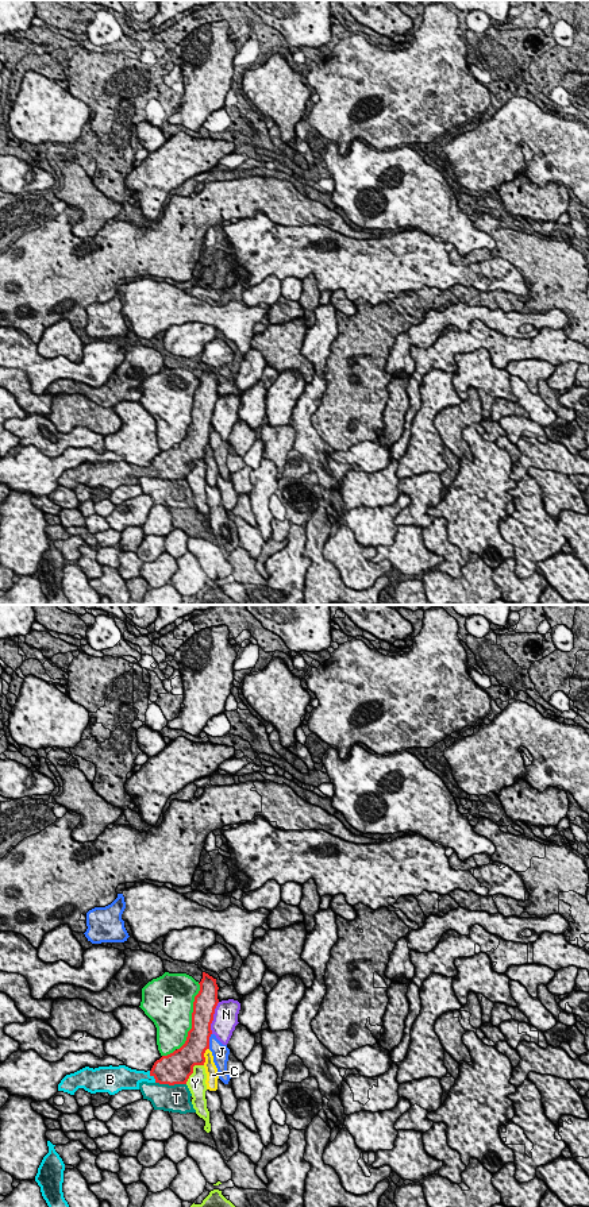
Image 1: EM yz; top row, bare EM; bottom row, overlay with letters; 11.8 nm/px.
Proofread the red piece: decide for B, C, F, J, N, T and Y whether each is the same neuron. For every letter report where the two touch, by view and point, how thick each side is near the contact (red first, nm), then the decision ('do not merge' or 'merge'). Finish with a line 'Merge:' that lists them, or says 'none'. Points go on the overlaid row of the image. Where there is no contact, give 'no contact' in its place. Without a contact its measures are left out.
B: yz (151, 1075) | 360/220 nm | merge
C: yz (203, 1056) | 300/140 nm | do not merge
F: yz (192, 1017) | 280/480 nm | do not merge
J: yz (208, 1041) | 280/200 nm | do not merge
N: yz (212, 1018) | 280/280 nm | do not merge
T: yz (170, 1084) | 380/320 nm | do not merge
Y: yz (192, 1071) | 380/220 nm | do not merge
Merge: B

